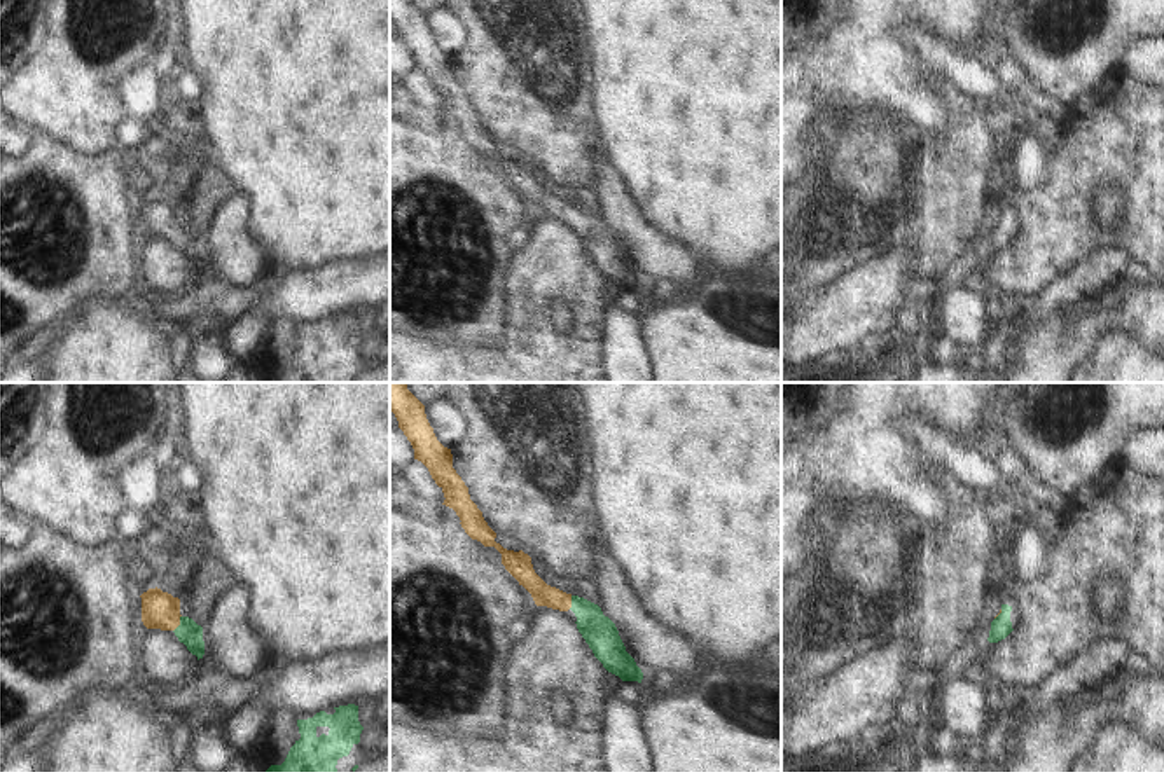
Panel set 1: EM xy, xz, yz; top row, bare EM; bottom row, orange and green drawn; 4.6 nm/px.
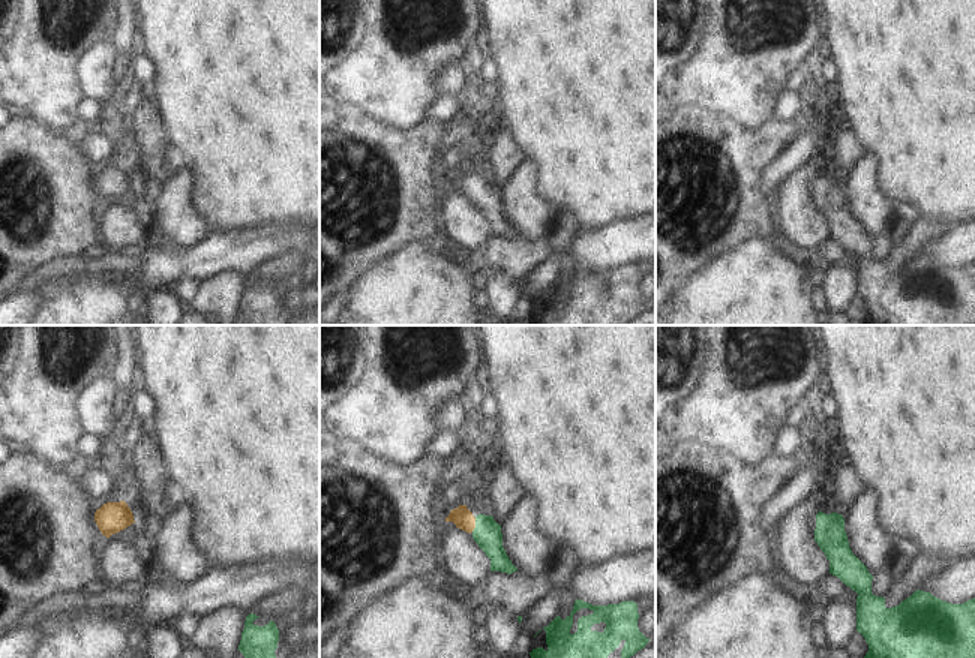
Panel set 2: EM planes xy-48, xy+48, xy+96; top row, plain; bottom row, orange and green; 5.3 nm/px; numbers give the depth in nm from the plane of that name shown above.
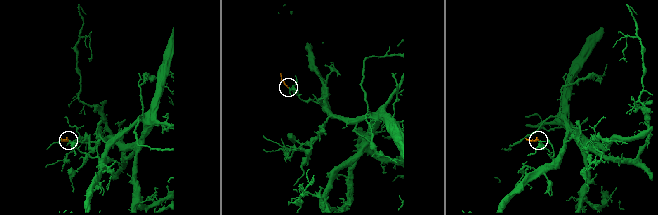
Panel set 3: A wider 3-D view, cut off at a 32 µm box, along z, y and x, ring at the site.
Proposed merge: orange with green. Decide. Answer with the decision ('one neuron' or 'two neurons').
one neuron

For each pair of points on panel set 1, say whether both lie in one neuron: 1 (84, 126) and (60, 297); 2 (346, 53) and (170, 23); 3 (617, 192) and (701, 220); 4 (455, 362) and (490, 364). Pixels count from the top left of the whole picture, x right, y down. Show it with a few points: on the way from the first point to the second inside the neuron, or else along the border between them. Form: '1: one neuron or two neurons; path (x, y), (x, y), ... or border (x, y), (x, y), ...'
1: two neurons; border (44, 133), (86, 154), (105, 154), (109, 151)
2: two neurons; border (179, 18), (182, 27), (180, 39)
3: two neurons; border (610, 165), (623, 179), (644, 217), (659, 231)
4: one neuron; path (464, 364), (481, 364)

